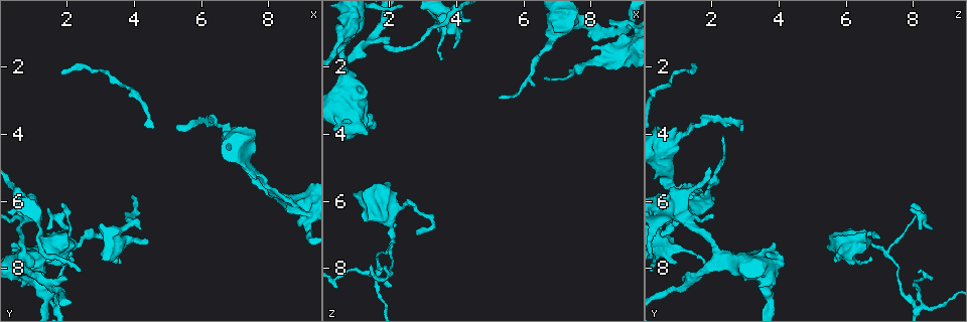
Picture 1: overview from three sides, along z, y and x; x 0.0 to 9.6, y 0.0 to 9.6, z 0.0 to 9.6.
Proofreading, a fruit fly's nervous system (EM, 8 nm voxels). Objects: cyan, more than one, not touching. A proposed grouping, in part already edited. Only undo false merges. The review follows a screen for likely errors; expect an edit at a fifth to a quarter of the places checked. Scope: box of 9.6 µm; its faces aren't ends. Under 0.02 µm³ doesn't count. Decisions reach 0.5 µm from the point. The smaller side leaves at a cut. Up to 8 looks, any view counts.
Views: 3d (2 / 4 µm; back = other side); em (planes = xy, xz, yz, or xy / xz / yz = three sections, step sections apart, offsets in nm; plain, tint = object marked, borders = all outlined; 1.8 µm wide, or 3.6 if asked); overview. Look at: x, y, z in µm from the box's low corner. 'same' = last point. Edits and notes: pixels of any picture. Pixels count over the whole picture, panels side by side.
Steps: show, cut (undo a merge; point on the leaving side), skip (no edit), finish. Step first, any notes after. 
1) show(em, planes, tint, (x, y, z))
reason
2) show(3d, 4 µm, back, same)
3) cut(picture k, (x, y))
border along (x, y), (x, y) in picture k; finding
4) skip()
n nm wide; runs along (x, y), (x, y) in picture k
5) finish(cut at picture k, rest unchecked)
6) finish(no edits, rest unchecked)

show(3d, 4 µm, (7.90, 5.45, 0.85))
side arm on a straight run

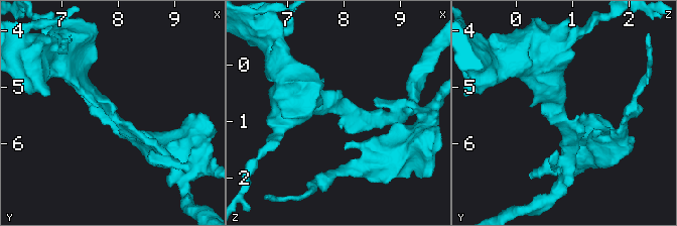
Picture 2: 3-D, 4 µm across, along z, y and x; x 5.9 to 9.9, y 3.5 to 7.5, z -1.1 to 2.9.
show(em, xy, step 4, tint, (7.95, 5.45, 0.80))
3 arms; need the tissue

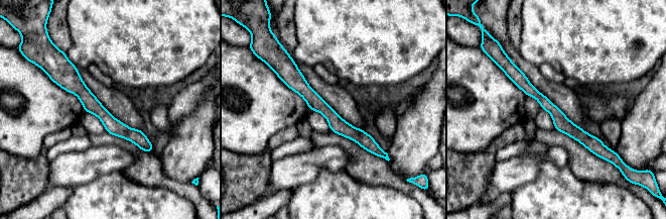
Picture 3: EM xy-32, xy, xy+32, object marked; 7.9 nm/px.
skip()
130 nm wide; runs along (287, 73), (345, 129), (379, 150) in picture 3; all the same neuron

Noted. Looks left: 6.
show(em, xy, step 16, tint, (0.70, 6.25, 0.90))
four or more arms meet

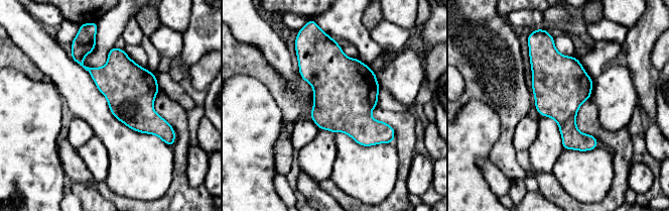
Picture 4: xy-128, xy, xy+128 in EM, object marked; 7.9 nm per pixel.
show(em, planes, tint, same)

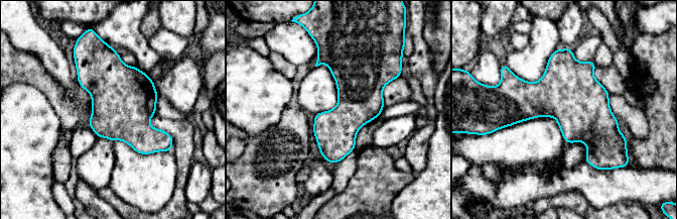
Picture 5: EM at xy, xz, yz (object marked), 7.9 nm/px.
skip()
continuous, no second neuron

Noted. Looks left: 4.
show(em, 3.6 µm, planes, tint, (6.95, 4.00, 1.05))
thick turns thin

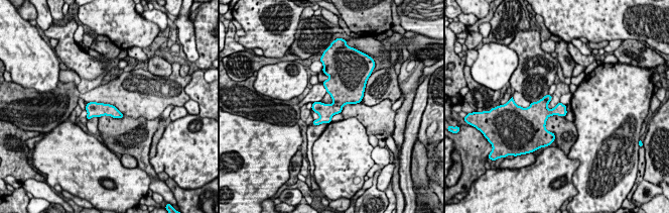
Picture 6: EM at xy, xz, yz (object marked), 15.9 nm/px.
skip()
190 nm wide; continuous, no second neuron

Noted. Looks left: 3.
finish(no edits, rest unchecked)

